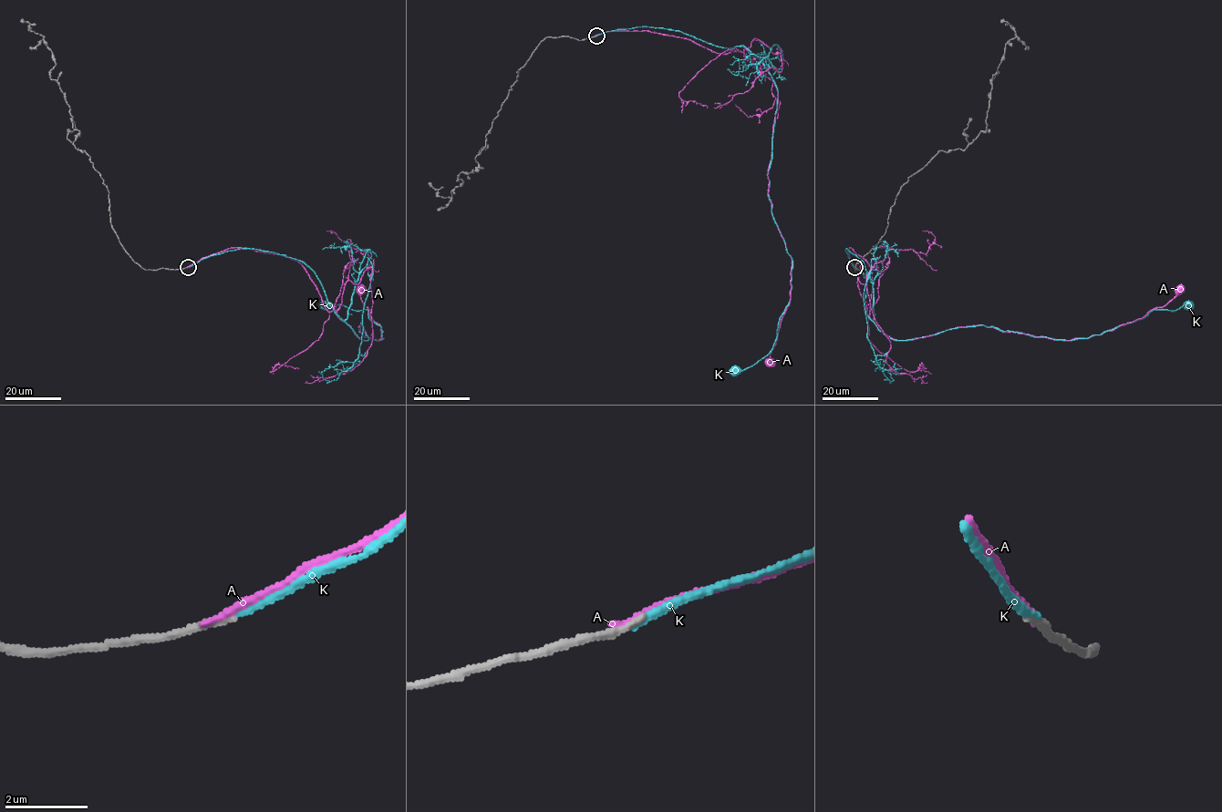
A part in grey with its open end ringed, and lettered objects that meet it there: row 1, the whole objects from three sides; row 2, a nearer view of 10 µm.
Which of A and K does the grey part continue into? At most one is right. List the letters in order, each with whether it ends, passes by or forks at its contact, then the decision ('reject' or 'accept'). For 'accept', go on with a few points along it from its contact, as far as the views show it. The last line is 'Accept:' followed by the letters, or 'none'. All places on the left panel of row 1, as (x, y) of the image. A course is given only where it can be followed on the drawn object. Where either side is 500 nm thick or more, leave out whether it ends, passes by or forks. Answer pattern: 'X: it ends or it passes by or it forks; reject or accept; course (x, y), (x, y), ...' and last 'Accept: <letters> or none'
A: it ends; reject
K: it ends; accept; course (187, 268), (240, 249), (303, 262), (359, 338), (362, 325), (384, 338), (367, 310), (326, 305)
Accept: K

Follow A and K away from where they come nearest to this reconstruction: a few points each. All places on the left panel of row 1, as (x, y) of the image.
A: (187, 268), (235, 247), (285, 255), (359, 338), (368, 339), (361, 324), (365, 336), (381, 338), (361, 290)
K: (187, 268), (240, 249), (303, 262), (359, 338), (362, 325), (384, 338), (367, 310), (326, 305)

